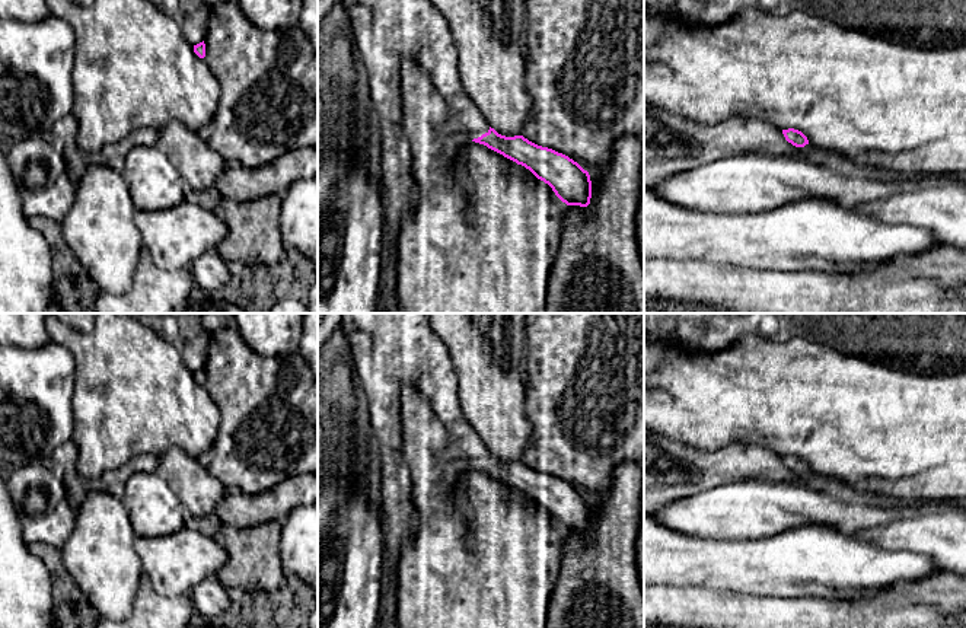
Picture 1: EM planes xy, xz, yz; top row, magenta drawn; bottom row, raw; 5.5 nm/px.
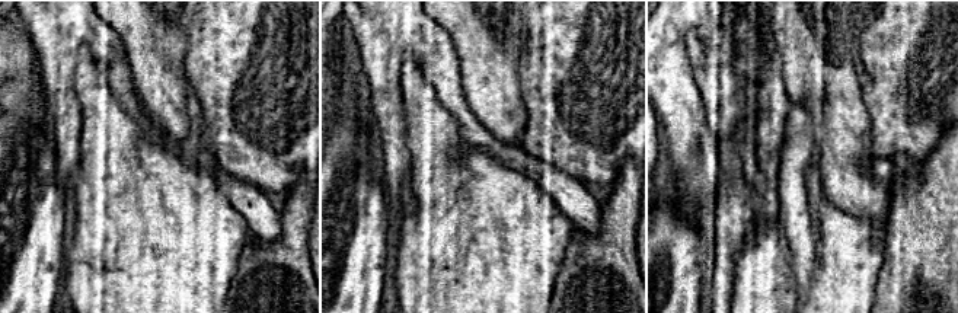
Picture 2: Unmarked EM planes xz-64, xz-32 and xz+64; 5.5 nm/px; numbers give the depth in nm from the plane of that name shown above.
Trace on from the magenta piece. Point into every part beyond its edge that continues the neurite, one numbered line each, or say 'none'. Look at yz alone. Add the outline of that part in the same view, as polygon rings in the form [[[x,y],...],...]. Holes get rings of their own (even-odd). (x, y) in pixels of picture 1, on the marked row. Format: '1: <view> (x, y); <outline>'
none

